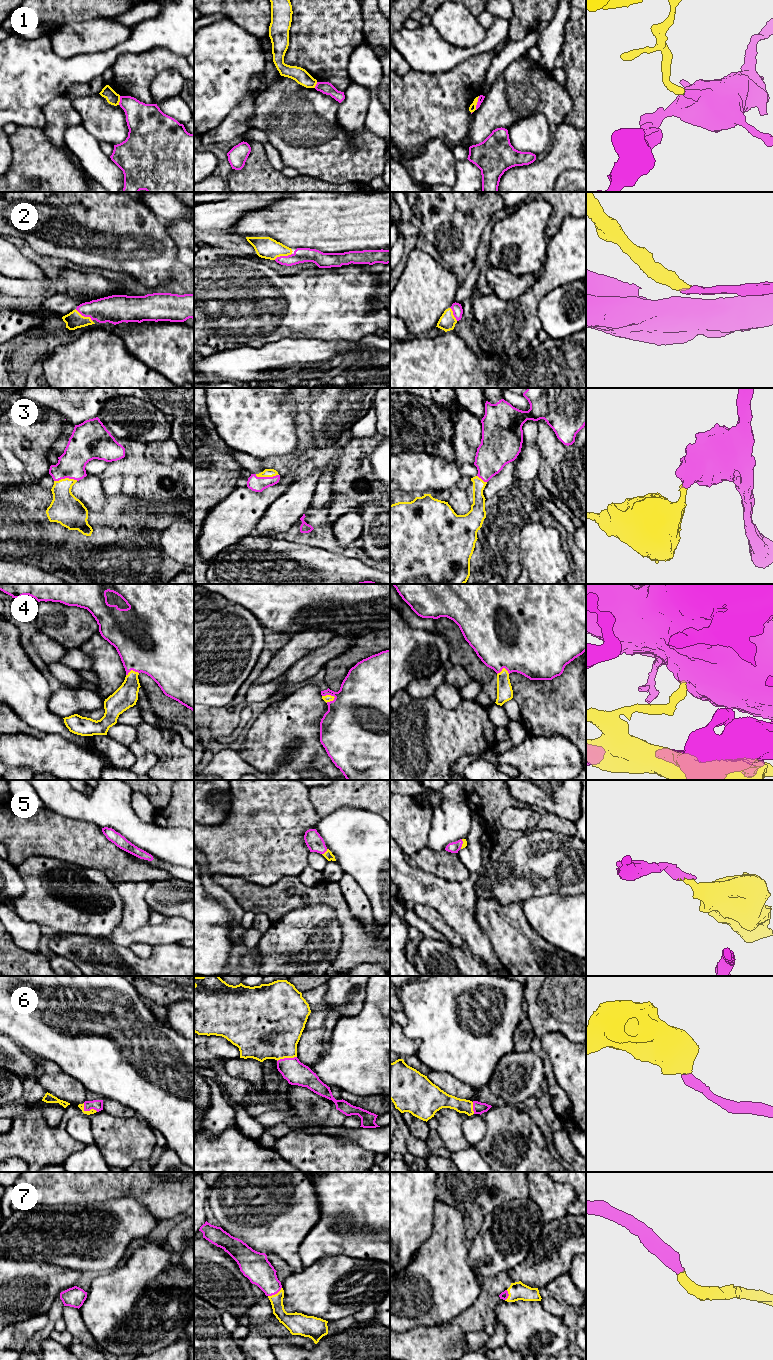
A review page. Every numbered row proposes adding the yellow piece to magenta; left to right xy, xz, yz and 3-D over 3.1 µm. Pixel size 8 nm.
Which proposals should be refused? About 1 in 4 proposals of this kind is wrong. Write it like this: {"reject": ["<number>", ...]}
{"reject": ["1"]}

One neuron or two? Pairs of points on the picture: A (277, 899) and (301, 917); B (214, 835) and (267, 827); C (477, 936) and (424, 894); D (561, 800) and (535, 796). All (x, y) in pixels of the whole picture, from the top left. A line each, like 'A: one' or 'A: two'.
A: two
B: one
C: one
D: one

